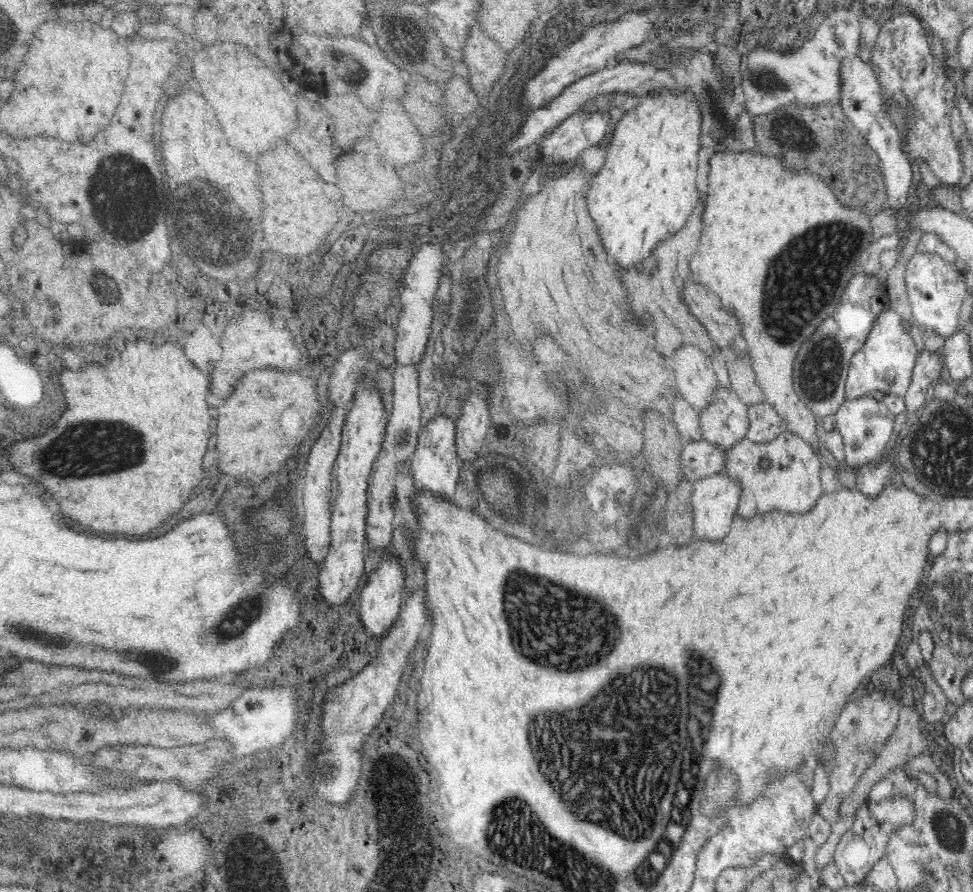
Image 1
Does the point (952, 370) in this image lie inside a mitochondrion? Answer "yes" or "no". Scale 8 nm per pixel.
no

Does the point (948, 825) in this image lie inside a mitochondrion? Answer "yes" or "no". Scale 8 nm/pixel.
yes

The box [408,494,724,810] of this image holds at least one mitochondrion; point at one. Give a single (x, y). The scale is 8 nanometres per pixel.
(589, 632)

